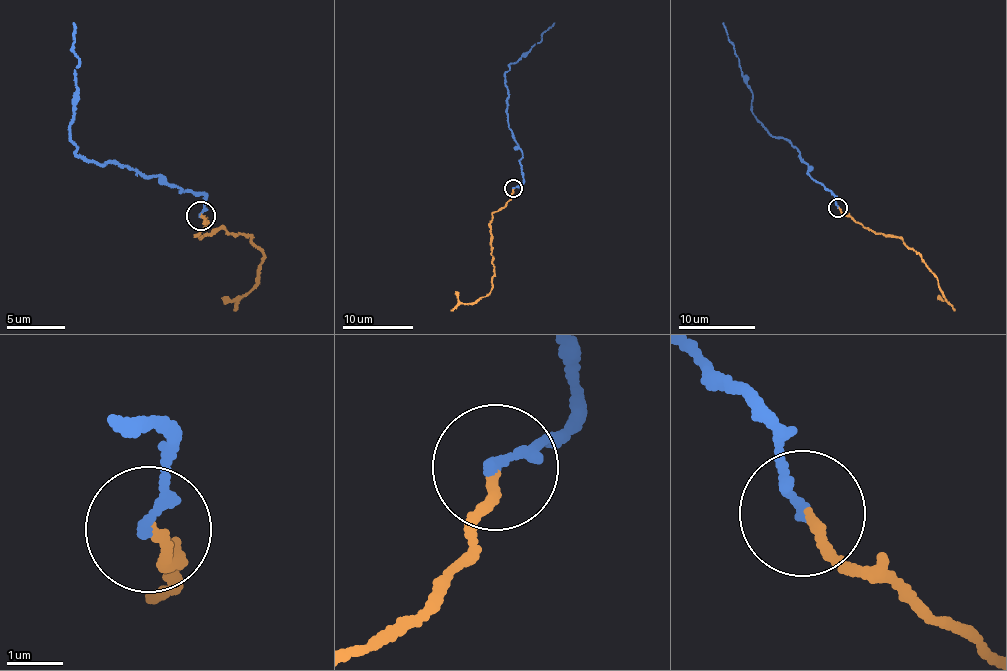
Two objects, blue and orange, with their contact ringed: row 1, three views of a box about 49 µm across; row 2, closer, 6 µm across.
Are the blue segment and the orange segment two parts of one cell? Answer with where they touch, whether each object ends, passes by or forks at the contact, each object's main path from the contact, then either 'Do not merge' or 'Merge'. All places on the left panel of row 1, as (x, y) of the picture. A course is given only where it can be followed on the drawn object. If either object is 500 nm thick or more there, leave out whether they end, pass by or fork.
Place: (201, 215). At the ring blue ends. At the ring orange ends. Course of blue: (200, 216), (205, 197), (76, 154), (69, 122), (79, 57), (73, 24). Course of orange: (200, 216), (206, 227), (198, 237), (222, 226), (245, 234), (263, 255), (257, 284), (236, 300), (221, 297). Merge

